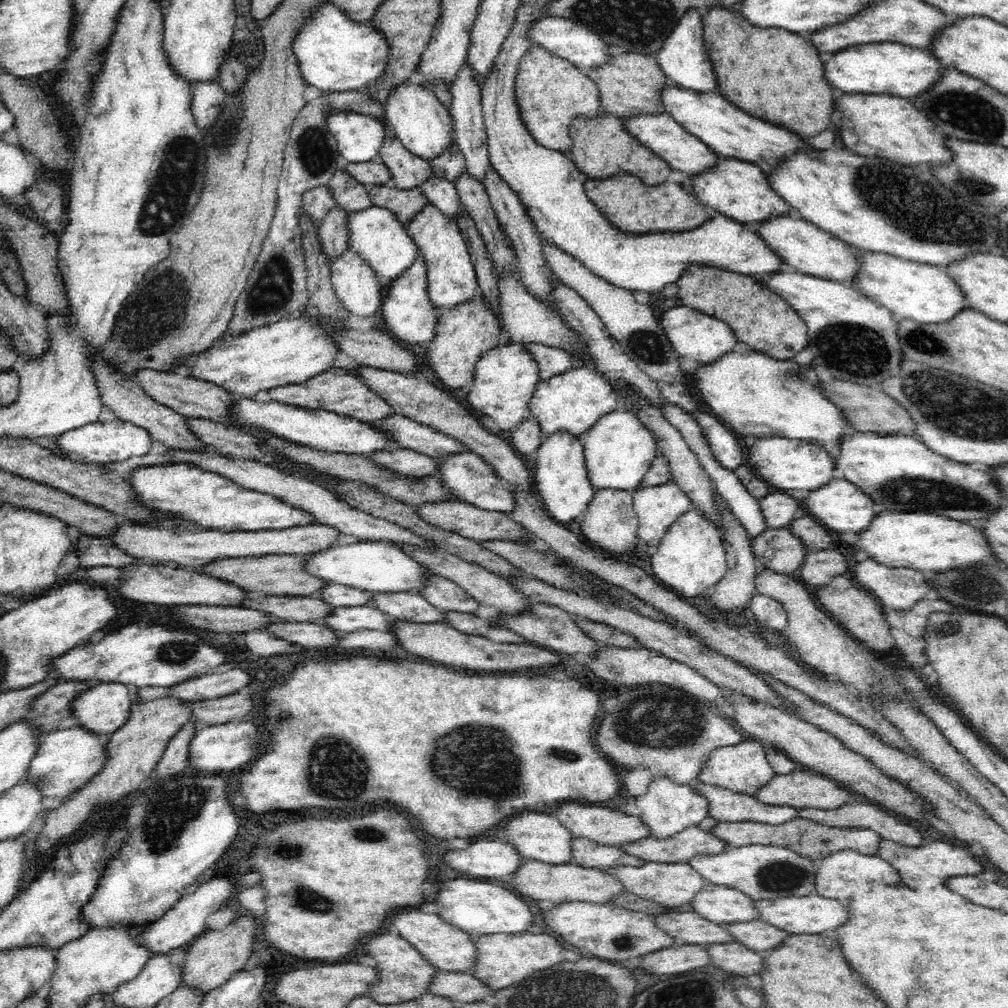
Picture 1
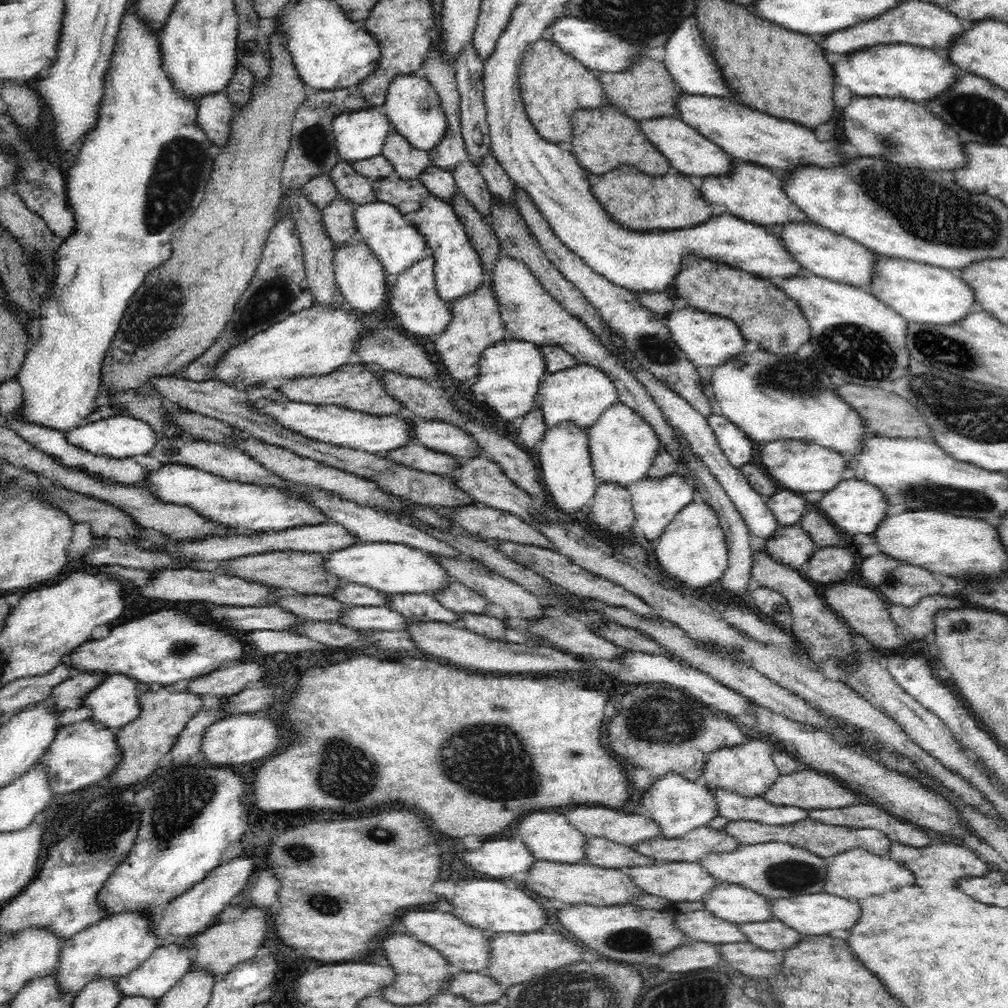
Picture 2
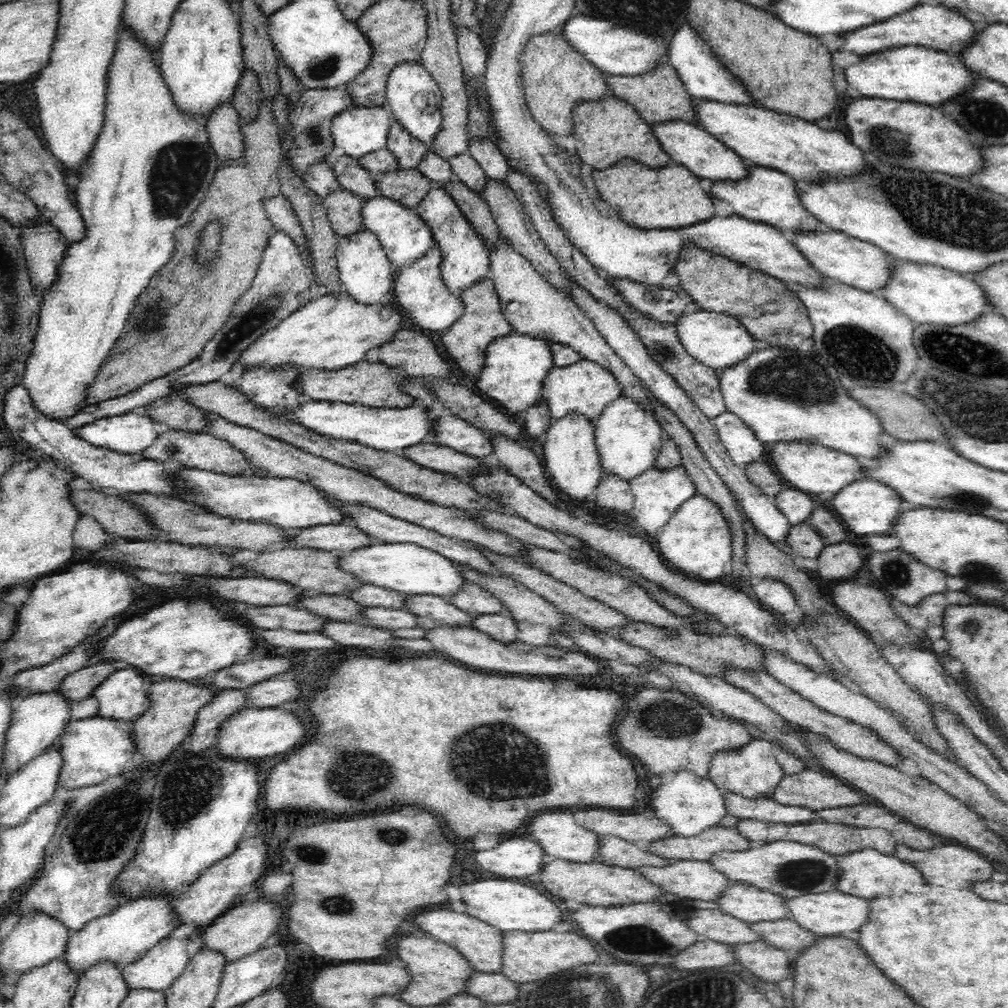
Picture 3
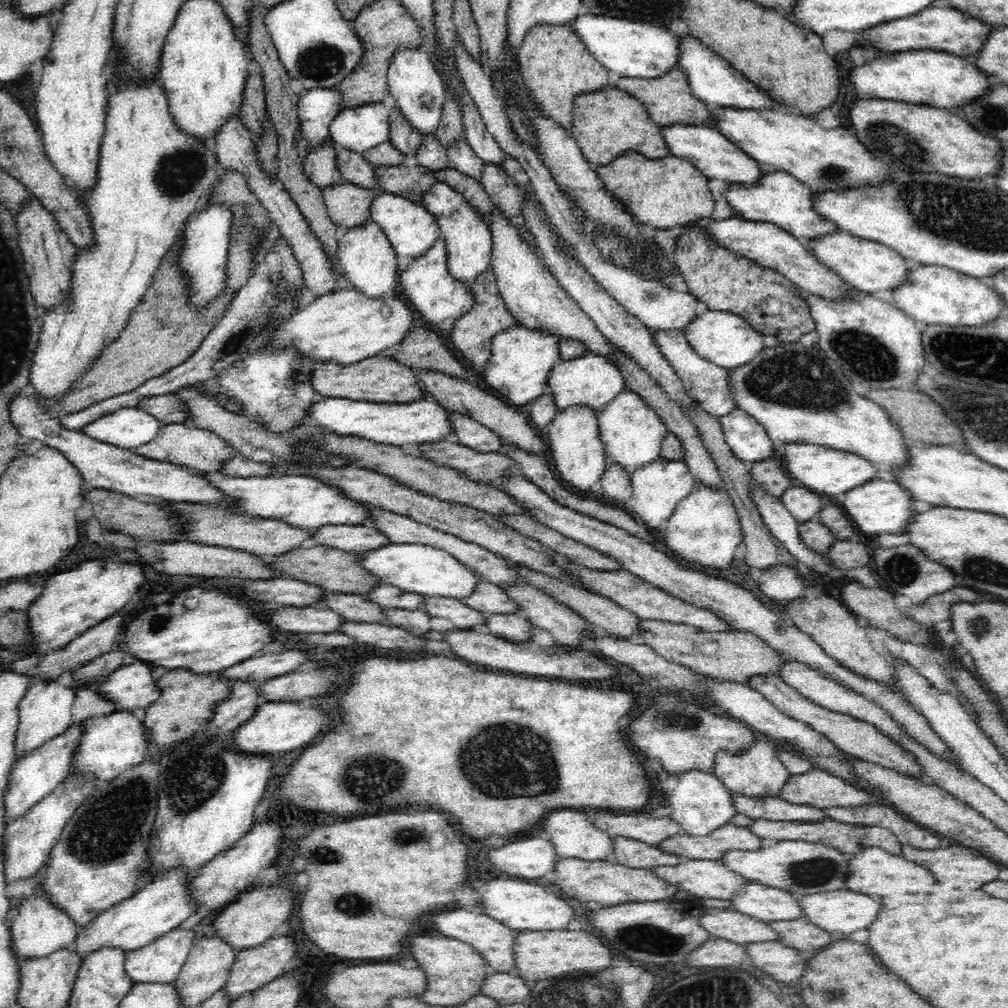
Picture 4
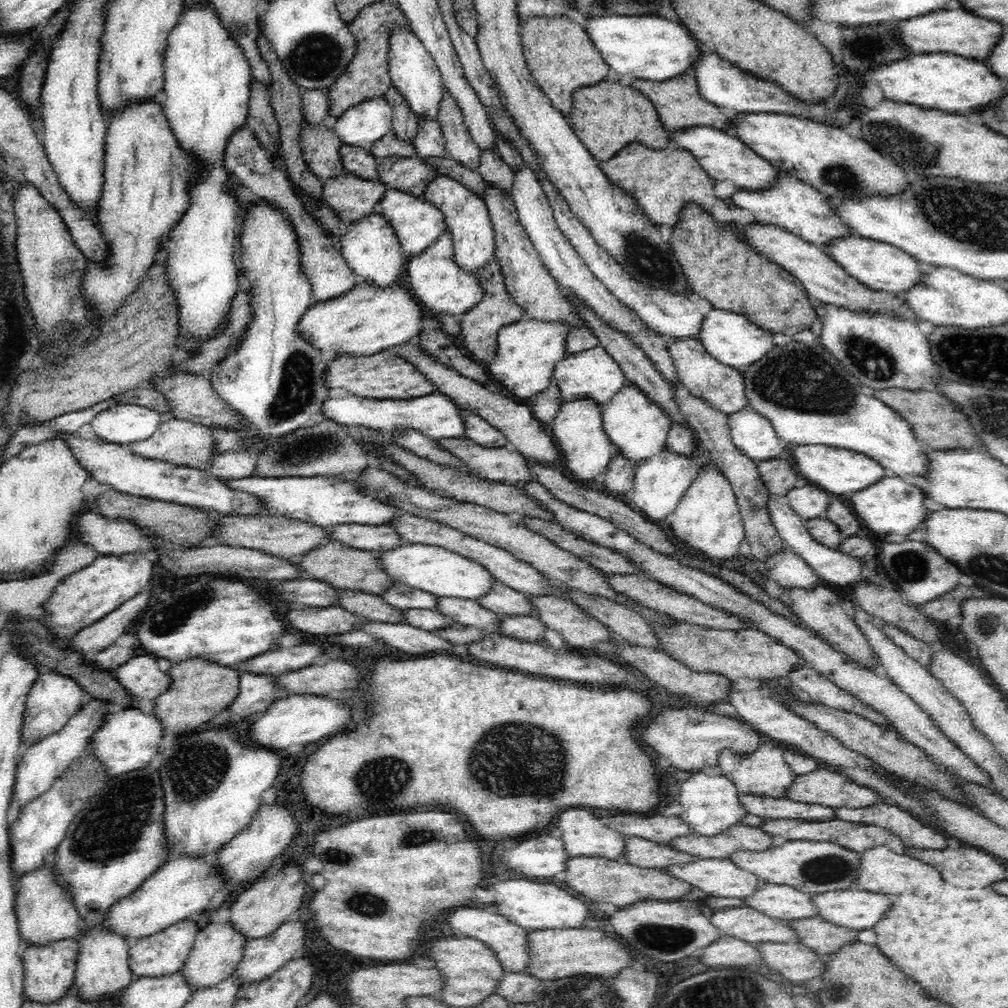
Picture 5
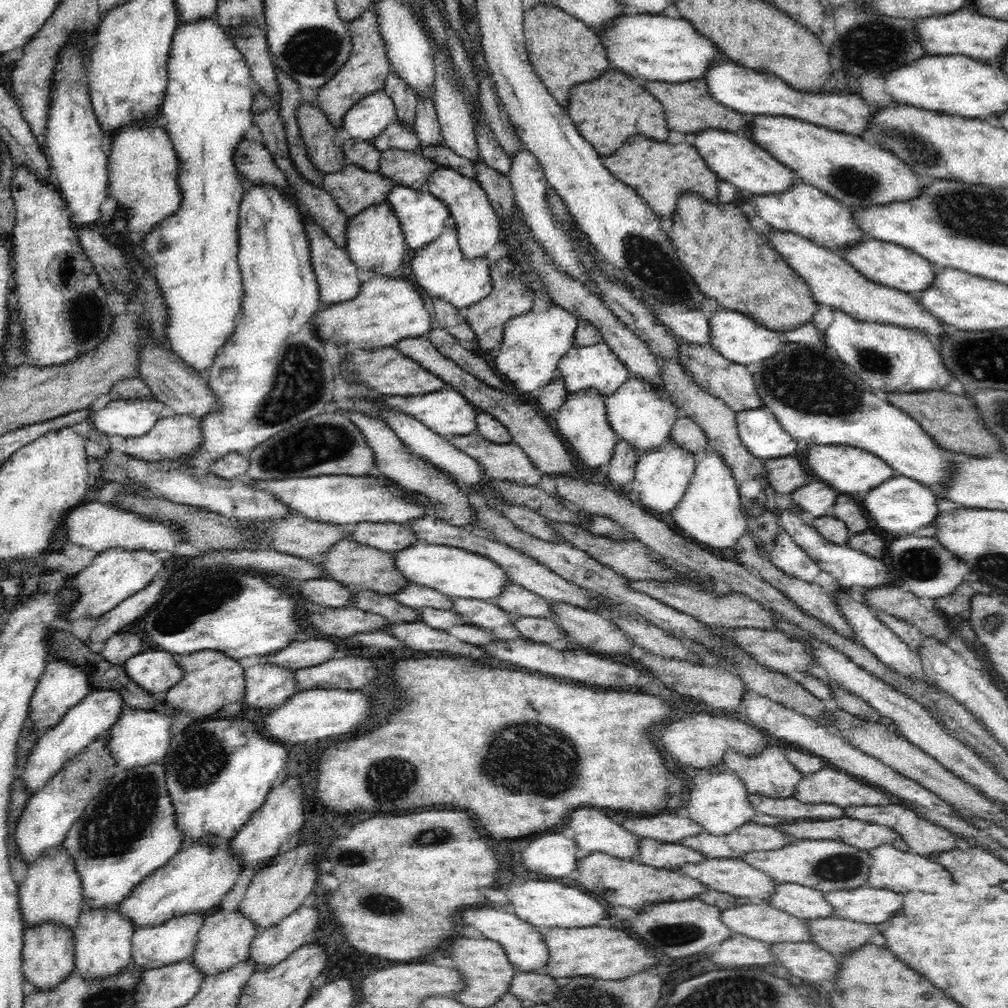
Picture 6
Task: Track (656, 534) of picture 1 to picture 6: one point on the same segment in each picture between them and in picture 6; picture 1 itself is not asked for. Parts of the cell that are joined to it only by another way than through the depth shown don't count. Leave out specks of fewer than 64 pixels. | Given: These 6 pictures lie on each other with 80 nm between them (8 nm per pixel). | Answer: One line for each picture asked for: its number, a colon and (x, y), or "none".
2: (656, 501)
3: (657, 494)
4: (657, 487)
5: (659, 483)
6: (662, 475)

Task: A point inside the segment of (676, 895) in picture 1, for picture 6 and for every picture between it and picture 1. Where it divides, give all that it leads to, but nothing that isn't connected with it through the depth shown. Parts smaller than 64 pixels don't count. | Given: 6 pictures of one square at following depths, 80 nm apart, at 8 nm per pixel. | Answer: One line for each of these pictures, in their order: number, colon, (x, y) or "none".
2: (679, 881)
3: (691, 880)
4: (705, 878)
5: (722, 877)
6: (732, 876)

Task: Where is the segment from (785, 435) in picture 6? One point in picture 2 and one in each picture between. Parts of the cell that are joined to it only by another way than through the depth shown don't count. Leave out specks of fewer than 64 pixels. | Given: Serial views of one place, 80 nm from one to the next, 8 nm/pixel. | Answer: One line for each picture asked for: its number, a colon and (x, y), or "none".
2: (736, 445)
3: (743, 445)
4: (747, 439)
5: (752, 433)

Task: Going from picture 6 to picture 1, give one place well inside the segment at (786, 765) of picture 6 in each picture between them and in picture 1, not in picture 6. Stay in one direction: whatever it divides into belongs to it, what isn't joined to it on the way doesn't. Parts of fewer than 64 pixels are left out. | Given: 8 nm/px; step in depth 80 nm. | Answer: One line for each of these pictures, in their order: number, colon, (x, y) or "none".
1: (744, 768)
2: (748, 769)
3: (752, 771)
4: (757, 771)
5: (764, 772)

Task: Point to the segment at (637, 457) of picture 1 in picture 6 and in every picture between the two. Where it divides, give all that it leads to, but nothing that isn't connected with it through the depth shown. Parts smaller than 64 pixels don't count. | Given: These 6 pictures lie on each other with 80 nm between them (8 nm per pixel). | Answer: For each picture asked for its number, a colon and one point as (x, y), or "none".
2: (623, 445)
3: (628, 436)
4: (632, 433)
5: (636, 424)
6: (643, 416)

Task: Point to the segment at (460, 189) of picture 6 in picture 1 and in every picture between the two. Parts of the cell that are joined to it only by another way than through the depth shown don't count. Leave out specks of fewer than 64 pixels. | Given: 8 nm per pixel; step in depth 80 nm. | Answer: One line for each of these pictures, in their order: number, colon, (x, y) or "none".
1: (452, 277)
2: (458, 267)
3: (465, 254)
4: (468, 238)
5: (468, 220)

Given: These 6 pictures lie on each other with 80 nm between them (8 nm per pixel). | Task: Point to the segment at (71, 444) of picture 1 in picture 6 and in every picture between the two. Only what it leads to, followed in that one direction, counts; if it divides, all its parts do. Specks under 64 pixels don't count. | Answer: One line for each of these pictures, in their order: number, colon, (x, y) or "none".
2: (120, 436)
3: (132, 432)
4: (131, 427)
5: (122, 424)
6: (135, 417)

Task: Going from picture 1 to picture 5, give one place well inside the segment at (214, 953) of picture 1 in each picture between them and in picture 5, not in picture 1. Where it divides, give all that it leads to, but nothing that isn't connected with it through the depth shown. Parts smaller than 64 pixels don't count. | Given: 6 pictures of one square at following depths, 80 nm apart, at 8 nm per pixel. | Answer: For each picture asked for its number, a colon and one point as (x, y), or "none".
2: (219, 948)
3: (242, 930)
4: (254, 918)
5: (259, 910)

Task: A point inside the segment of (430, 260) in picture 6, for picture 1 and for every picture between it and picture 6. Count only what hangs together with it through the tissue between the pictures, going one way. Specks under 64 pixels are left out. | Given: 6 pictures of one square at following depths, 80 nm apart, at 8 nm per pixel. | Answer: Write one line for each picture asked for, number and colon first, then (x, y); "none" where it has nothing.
1: (407, 310)
2: (412, 295)
3: (421, 292)
4: (427, 284)
5: (442, 287)

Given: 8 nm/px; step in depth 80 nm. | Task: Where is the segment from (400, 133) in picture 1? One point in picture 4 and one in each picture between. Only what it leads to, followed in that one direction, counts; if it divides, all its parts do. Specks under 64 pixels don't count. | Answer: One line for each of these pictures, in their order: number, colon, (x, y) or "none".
2: (414, 109)
3: (414, 96)
4: (417, 87)

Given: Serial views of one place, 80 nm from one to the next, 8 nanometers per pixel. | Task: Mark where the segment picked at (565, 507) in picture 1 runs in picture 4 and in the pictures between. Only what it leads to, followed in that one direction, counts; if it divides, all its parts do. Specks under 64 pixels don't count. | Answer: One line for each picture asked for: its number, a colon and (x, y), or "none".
2: (566, 469)
3: (572, 461)
4: (574, 440)

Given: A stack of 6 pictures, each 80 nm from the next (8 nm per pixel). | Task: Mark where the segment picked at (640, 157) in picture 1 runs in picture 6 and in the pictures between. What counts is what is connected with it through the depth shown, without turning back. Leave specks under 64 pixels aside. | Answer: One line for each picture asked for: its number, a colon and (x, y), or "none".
2: (604, 138)
3: (606, 129)
4: (606, 123)
5: (607, 116)
6: (607, 110)

